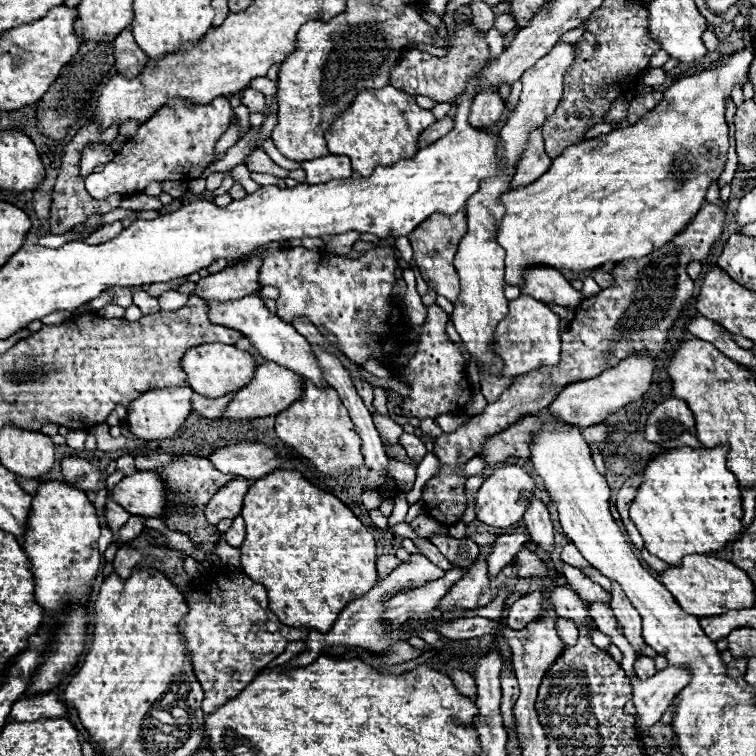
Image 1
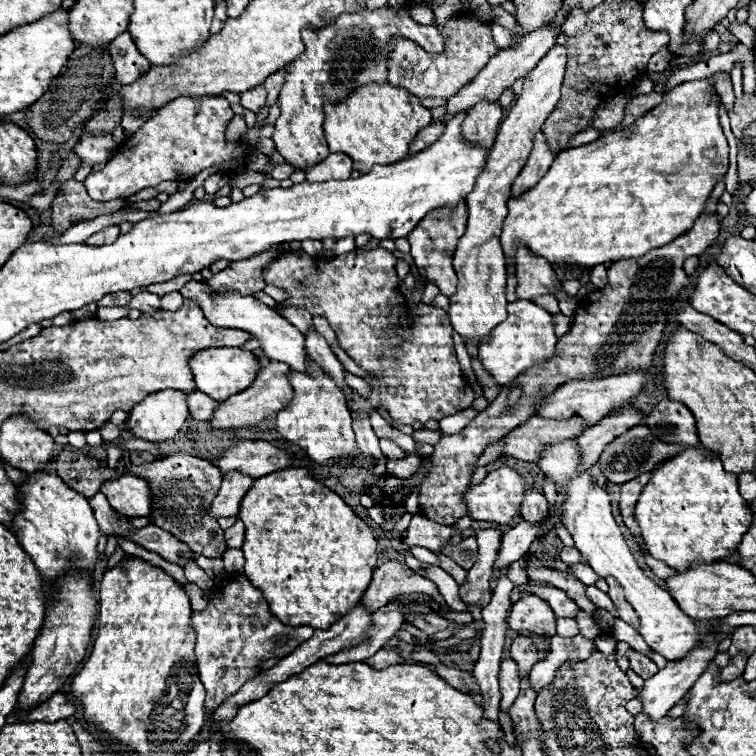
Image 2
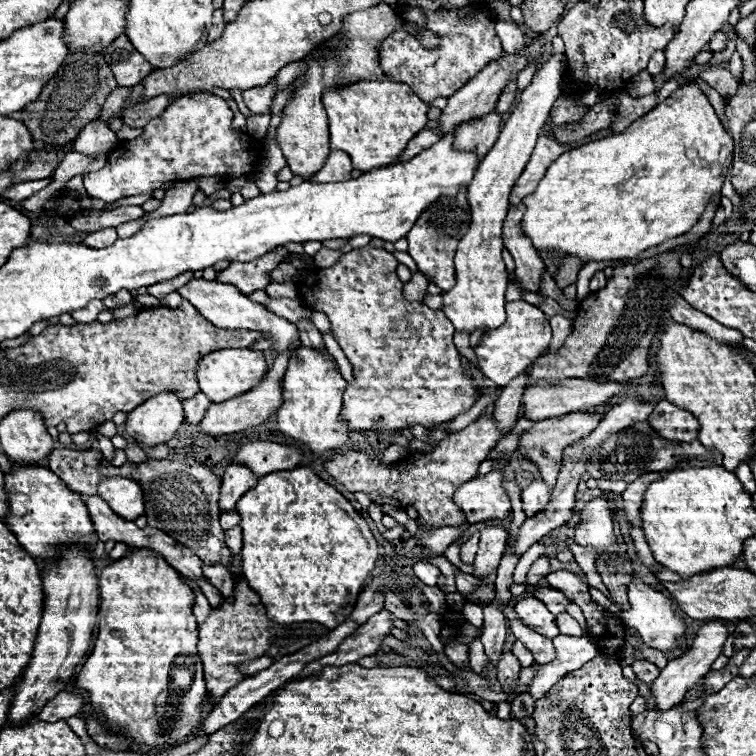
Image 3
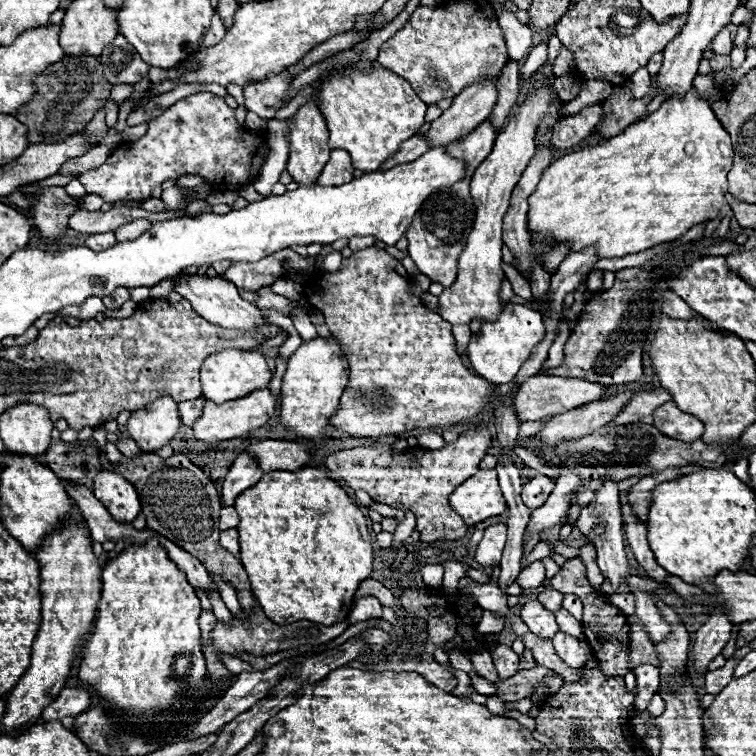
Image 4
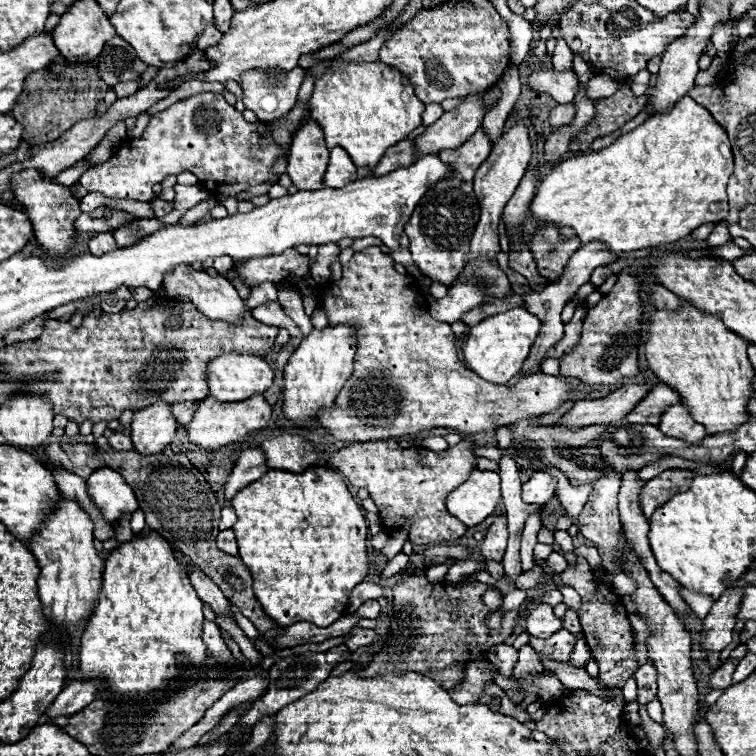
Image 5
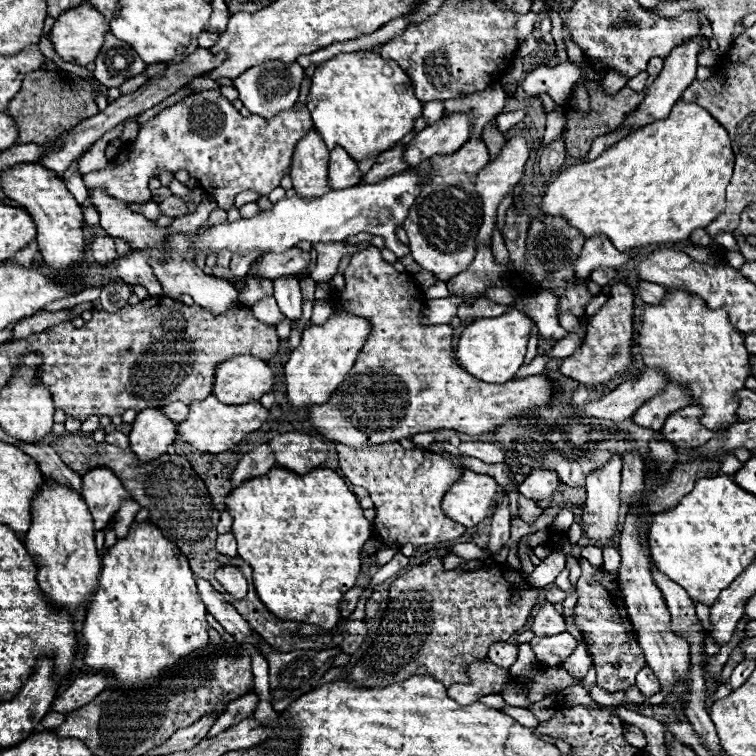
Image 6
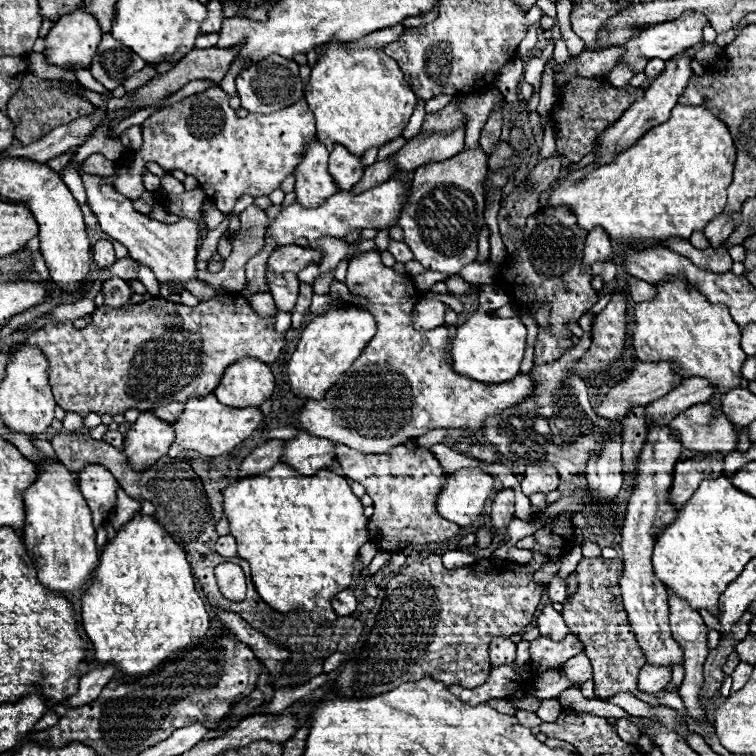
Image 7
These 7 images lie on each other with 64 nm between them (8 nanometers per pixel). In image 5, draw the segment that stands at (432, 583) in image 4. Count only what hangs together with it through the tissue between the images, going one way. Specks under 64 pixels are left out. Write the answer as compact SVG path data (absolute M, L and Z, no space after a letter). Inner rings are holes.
M448 558L444 564L436 564L436 566L430 566L430 568L426 570L426 578L428 578L430 582L442 582L442 578L446 576L448 568L450 568L454 562L456 562L454 558Z

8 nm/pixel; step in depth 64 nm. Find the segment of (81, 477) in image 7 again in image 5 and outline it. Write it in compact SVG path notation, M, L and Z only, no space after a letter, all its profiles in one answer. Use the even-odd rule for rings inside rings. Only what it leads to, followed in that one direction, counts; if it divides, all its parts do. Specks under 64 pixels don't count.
M96 470L88 480L88 494L108 522L116 522L122 516L130 516L138 510L132 488L114 470Z

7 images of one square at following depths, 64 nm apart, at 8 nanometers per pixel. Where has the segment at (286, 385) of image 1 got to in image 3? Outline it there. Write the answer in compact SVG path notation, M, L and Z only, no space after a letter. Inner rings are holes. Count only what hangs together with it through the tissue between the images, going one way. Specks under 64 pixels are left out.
M284 354L276 356L274 366L270 368L270 372L264 374L262 382L254 390L248 390L246 394L234 396L234 398L226 400L226 402L220 402L220 404L212 404L208 408L204 420L200 422L200 430L204 434L210 434L210 436L222 436L222 434L232 434L232 432L248 430L248 428L258 426L264 420L268 420L268 416L282 406L282 392L284 392L282 390L282 382L284 382L286 368L288 368L288 356L284 356Z

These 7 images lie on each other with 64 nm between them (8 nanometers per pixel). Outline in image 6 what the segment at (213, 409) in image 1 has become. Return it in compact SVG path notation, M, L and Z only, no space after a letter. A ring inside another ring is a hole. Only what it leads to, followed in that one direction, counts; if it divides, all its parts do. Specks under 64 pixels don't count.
M172 402L172 404L168 404L168 406L162 408L162 412L164 412L172 422L176 422L176 424L184 422L184 418L188 416L188 410L190 410L190 406L184 404L184 402Z

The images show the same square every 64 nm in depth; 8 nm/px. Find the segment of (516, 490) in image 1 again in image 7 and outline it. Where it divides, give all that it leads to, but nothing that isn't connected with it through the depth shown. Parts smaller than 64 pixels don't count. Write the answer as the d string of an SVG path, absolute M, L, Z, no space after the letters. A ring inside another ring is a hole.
M462 468L448 476L436 506L442 518L458 524L472 526L482 516L484 504L494 490L492 476L478 468Z

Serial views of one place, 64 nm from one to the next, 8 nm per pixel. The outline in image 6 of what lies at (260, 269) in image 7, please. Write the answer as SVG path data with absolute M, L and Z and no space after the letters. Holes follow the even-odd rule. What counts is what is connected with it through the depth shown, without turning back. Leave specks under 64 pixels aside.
M246 276L246 290L240 292L240 302L244 306L252 306L258 300L262 300L266 296L272 296L272 294L274 294L274 286L272 286L270 280L260 280L260 278Z

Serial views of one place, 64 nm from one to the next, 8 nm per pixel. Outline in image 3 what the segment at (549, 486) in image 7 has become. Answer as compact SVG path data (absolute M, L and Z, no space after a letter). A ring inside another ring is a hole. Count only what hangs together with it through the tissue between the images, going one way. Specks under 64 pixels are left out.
M534 480L530 486L526 486L522 490L522 506L524 506L524 514L536 516L540 510L544 510L544 506L550 500L550 492L544 480Z

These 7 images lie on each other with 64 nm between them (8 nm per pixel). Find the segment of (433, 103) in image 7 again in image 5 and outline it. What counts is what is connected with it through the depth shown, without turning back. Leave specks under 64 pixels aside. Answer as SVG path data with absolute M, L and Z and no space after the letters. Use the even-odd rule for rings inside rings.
M426 104L426 110L424 110L424 126L430 126L432 122L436 122L440 116L444 114L444 110L440 108L440 104Z

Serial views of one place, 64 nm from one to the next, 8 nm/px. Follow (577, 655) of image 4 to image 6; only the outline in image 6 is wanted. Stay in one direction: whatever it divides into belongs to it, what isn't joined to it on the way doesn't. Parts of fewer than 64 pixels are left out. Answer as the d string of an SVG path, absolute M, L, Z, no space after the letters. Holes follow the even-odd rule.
M560 632L548 638L534 636L530 644L542 666L560 666L574 652L574 648L578 646L578 640L570 632Z

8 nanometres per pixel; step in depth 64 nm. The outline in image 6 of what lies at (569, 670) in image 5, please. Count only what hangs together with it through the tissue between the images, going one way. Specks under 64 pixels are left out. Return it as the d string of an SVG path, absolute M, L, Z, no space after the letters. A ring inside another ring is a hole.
M592 684L590 688L590 696L602 706L626 706L628 704L624 692L606 692L604 688L598 688L596 684Z

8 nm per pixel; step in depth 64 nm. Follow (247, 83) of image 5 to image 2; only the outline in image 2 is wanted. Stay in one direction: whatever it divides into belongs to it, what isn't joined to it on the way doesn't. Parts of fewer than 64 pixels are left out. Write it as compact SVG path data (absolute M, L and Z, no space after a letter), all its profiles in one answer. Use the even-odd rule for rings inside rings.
M256 86L244 94L240 94L242 98L242 106L246 110L252 110L252 112L260 112L262 106L266 104L266 90L262 86Z

